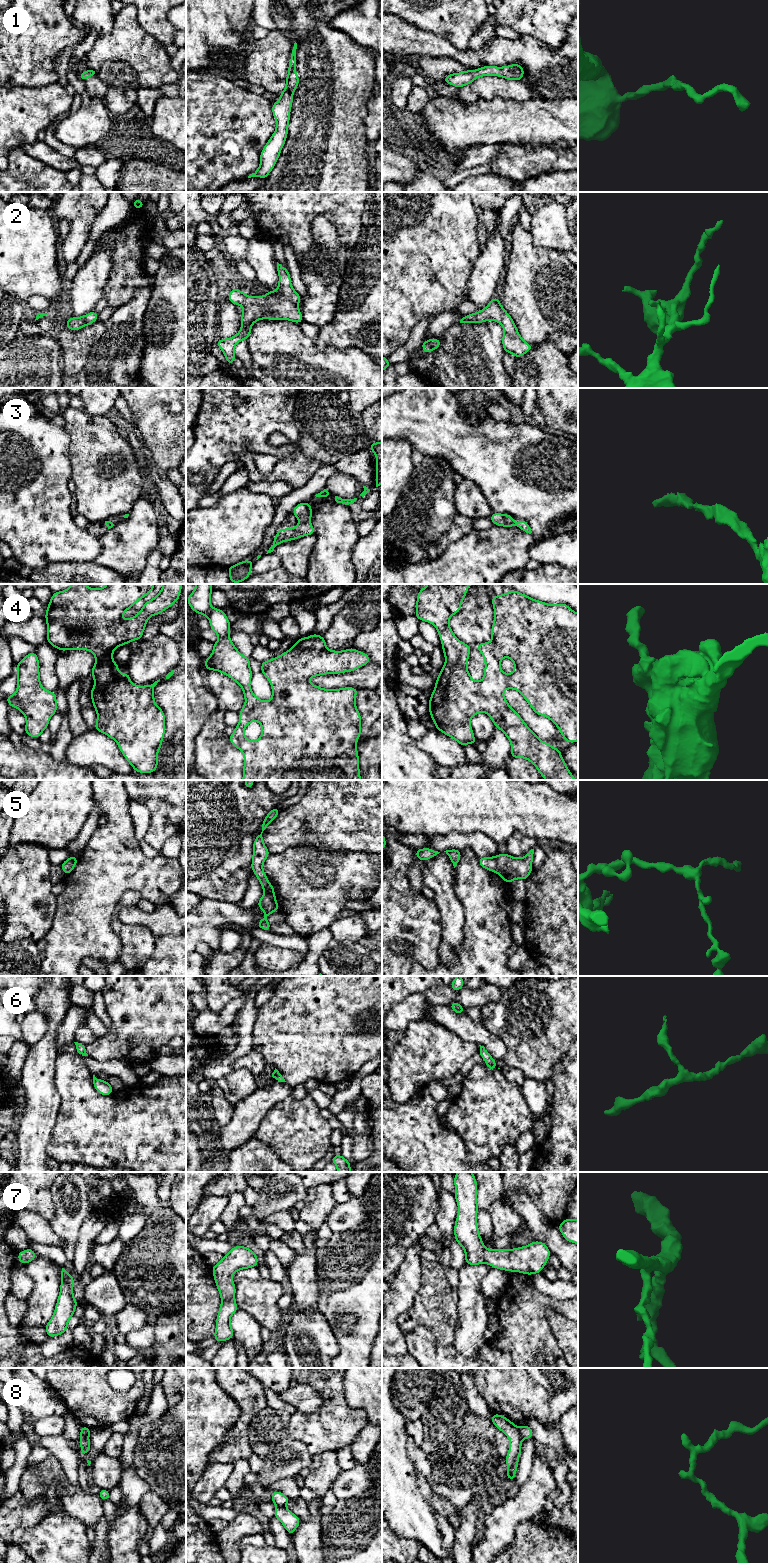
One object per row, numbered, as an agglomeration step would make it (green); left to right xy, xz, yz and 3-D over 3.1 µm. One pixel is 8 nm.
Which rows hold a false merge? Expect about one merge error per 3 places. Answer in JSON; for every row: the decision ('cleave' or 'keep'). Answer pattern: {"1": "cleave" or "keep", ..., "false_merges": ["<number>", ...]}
{"1": "keep", "2": "keep", "3": "keep", "4": "keep", "5": "keep", "6": "keep", "7": "keep", "8": "cleave", "false_merges": ["8"]}

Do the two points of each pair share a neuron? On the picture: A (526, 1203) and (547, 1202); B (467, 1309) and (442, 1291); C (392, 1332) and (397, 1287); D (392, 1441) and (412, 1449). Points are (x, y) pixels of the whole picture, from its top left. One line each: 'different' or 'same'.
A: different
B: different
C: same
D: different

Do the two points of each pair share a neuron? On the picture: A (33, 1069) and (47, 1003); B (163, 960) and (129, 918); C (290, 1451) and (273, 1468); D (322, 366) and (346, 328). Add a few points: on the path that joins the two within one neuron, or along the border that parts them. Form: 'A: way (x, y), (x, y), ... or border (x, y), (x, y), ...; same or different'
A: way (44, 1053), (52, 1029), (52, 1019); same
B: way (164, 945), (164, 935), (149, 920), (144, 919); same
C: way (286, 1455), (277, 1464); same
D: border (313, 340), (319, 349), (358, 347); different

